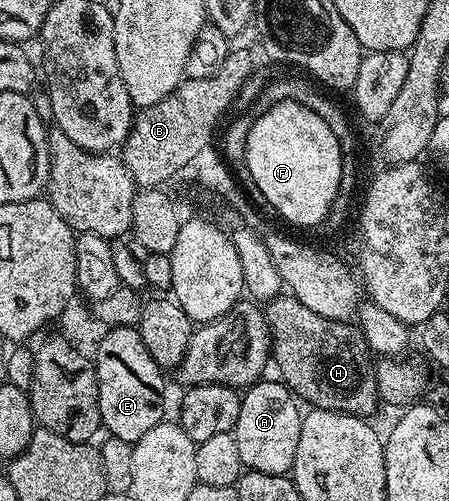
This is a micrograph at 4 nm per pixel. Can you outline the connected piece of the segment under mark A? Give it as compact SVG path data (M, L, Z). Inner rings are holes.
M259 380L254 383L253 386L249 387L241 395L242 403L240 404L240 416L236 416L236 424L232 431L234 439L236 440L236 448L240 448L240 460L242 461L243 467L246 470L255 470L256 472L268 472L269 474L285 474L289 475L294 469L294 461L296 460L296 444L300 444L300 428L302 427L302 415L303 411L298 410L300 407L299 399L291 393L289 387L285 382L281 380L275 380L275 382L266 382L267 380Z

